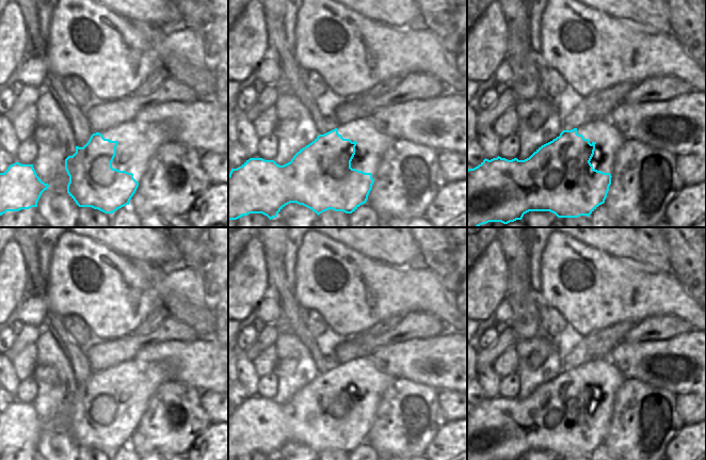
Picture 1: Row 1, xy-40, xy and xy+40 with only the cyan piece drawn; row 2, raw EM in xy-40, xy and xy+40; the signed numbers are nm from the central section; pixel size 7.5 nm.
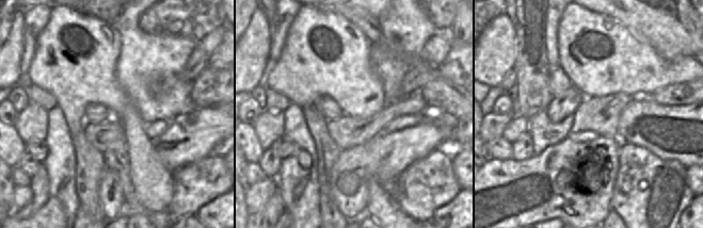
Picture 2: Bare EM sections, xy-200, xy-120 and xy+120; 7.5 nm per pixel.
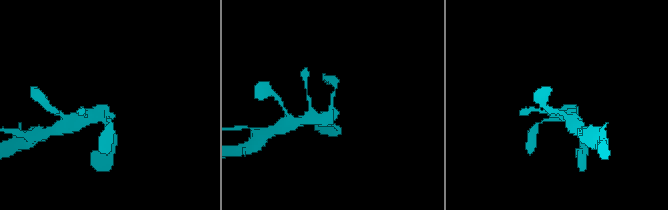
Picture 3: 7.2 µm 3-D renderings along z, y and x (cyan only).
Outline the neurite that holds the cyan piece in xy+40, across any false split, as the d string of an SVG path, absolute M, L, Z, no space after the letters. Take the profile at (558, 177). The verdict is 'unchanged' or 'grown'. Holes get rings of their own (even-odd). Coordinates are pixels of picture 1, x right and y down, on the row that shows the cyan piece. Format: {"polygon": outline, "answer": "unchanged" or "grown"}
{"polygon": "M609 118L597 120L572 130L539 147L529 158L508 160L497 157L484 159L478 166L467 170L467 227L479 227L488 222L508 224L522 220L529 211L550 211L558 218L578 218L590 215L605 203L617 150L626 138Z", "answer": "grown"}

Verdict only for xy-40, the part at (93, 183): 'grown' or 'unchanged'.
grown

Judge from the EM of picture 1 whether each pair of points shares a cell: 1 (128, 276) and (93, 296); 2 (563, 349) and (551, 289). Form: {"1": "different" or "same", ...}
{"1": "same", "2": "different"}

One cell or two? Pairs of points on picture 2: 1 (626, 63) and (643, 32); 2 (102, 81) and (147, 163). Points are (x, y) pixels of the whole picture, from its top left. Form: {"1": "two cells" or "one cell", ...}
{"1": "two cells", "2": "one cell"}

